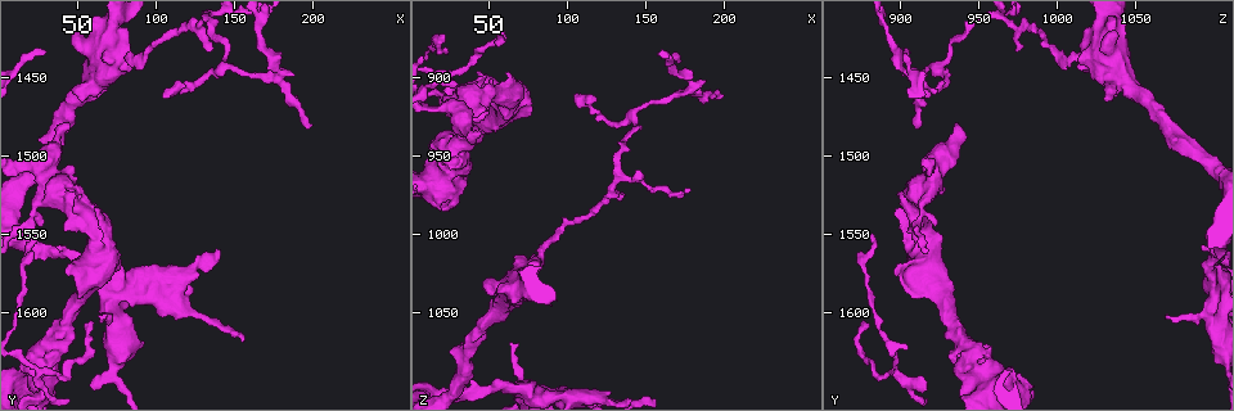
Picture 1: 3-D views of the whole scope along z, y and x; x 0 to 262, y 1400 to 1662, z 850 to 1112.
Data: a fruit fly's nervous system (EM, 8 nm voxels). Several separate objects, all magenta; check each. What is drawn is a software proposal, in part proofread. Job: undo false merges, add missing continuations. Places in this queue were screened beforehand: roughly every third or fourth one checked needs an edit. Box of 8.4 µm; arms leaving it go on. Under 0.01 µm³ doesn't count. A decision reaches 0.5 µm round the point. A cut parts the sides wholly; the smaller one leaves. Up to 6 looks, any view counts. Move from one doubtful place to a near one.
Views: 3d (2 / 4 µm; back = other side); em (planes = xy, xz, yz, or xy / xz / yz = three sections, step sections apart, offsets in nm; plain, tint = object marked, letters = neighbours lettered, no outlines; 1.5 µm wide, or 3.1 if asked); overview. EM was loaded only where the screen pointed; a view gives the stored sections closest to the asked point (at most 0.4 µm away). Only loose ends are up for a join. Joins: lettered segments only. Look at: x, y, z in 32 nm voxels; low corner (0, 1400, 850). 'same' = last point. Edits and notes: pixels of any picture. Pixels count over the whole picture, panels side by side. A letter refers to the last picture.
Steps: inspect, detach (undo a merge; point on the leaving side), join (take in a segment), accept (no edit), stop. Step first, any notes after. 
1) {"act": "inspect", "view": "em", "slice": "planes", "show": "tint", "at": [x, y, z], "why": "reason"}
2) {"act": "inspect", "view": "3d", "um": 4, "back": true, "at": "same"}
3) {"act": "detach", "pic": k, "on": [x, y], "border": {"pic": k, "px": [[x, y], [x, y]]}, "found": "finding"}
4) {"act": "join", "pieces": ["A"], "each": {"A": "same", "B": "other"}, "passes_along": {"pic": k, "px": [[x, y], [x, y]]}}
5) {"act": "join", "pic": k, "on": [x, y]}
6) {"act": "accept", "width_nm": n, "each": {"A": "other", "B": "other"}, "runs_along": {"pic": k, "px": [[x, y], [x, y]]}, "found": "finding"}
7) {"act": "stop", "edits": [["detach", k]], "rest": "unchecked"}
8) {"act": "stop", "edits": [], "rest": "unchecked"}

{"act": "inspect", "view": "3d", "um": 2, "at": [106, 1460, 910], "why": "tapers out"}

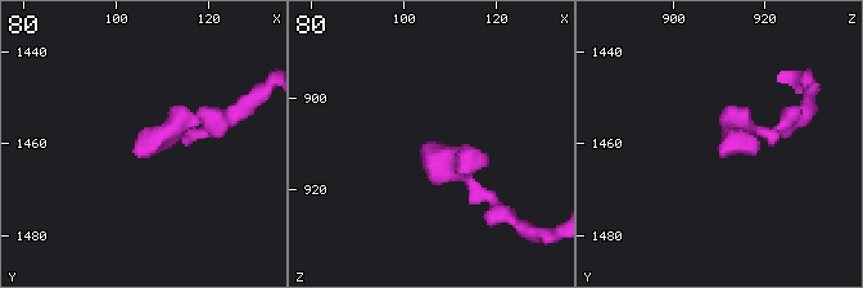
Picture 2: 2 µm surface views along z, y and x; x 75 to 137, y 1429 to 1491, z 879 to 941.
{"act": "inspect", "view": "em", "slice": "yz", "step": 8, "show": "tint", "at": [104, 1462, 911]}

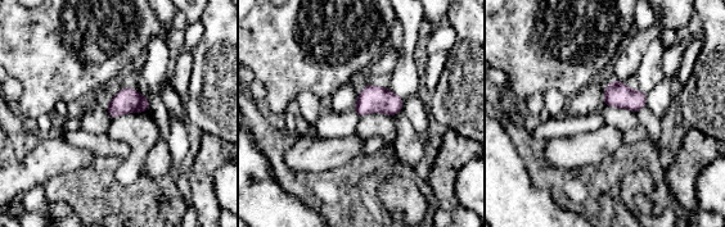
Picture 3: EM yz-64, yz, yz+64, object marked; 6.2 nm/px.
{"act": "inspect", "view": "em", "slice": "planes", "show": "letters", "at": "same", "why": "cut it another way"}

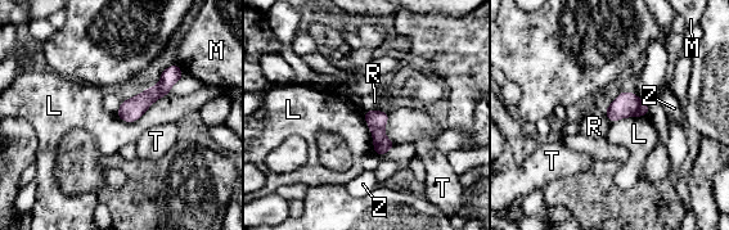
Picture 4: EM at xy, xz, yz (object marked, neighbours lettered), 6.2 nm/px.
{"act": "accept", "longest_contact_nm": ["L", 360], "each": {"L": "other", "M": "other", "R": "other", "T": "other", "Z": "other"}, "border": {"pic": 4, "px": [[167, 94], [134, 121], [116, 114]]}, "found": "none of them fits"}

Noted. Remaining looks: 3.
{"act": "inspect", "view": "em", "slice": "xy", "step": 4, "show": "tint", "at": [46, 1482, 934], "why": "branch stops here"}

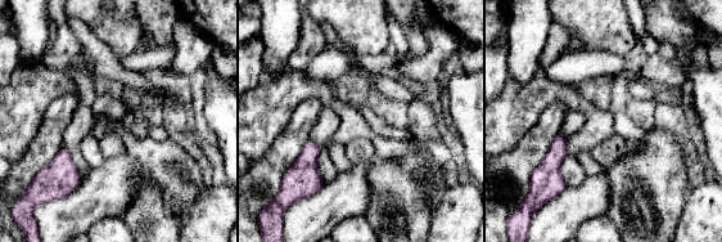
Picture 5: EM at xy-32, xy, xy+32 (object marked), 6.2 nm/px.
{"act": "inspect", "view": "em", "slice": "xy", "step": 4, "show": "letters", "at": "same", "why": "what lies round it"}

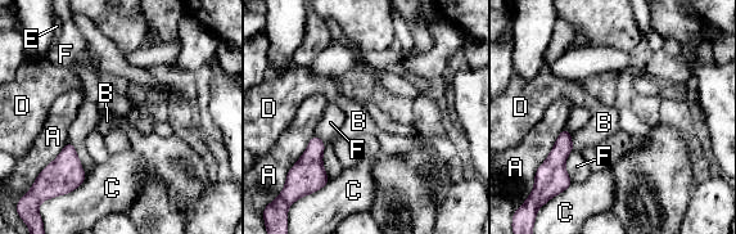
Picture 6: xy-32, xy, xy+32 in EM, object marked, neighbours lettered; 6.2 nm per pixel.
{"act": "accept", "each": {"A": "other", "B": "other", "C": "other", "D": "other", "E": "other", "F": "other"}, "border": {"pic": 6, "px": [[570, 139], [573, 149]]}, "found": "no lettered segment goes on from it"}

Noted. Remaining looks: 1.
{"act": "inspect", "view": "em", "slice": "planes", "show": "letters", "at": [136, 1434, 974], "why": "thin end"}

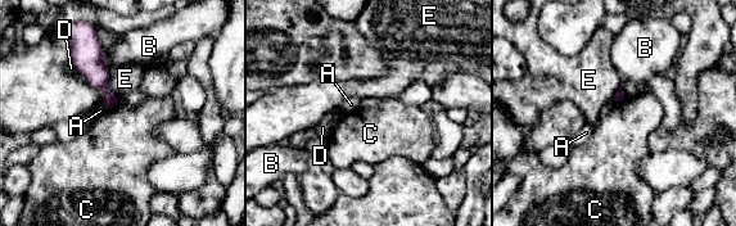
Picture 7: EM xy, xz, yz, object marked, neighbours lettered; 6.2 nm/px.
{"act": "accept", "each": {"A": "other", "B": "other", "C": "other", "D": "other", "E": "other"}, "border": {"pic": 7, "px": [[627, 96], [614, 104]]}, "found": "none of them fits"}

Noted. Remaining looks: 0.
{"act": "stop", "edits": [], "rest": "unchecked"}

